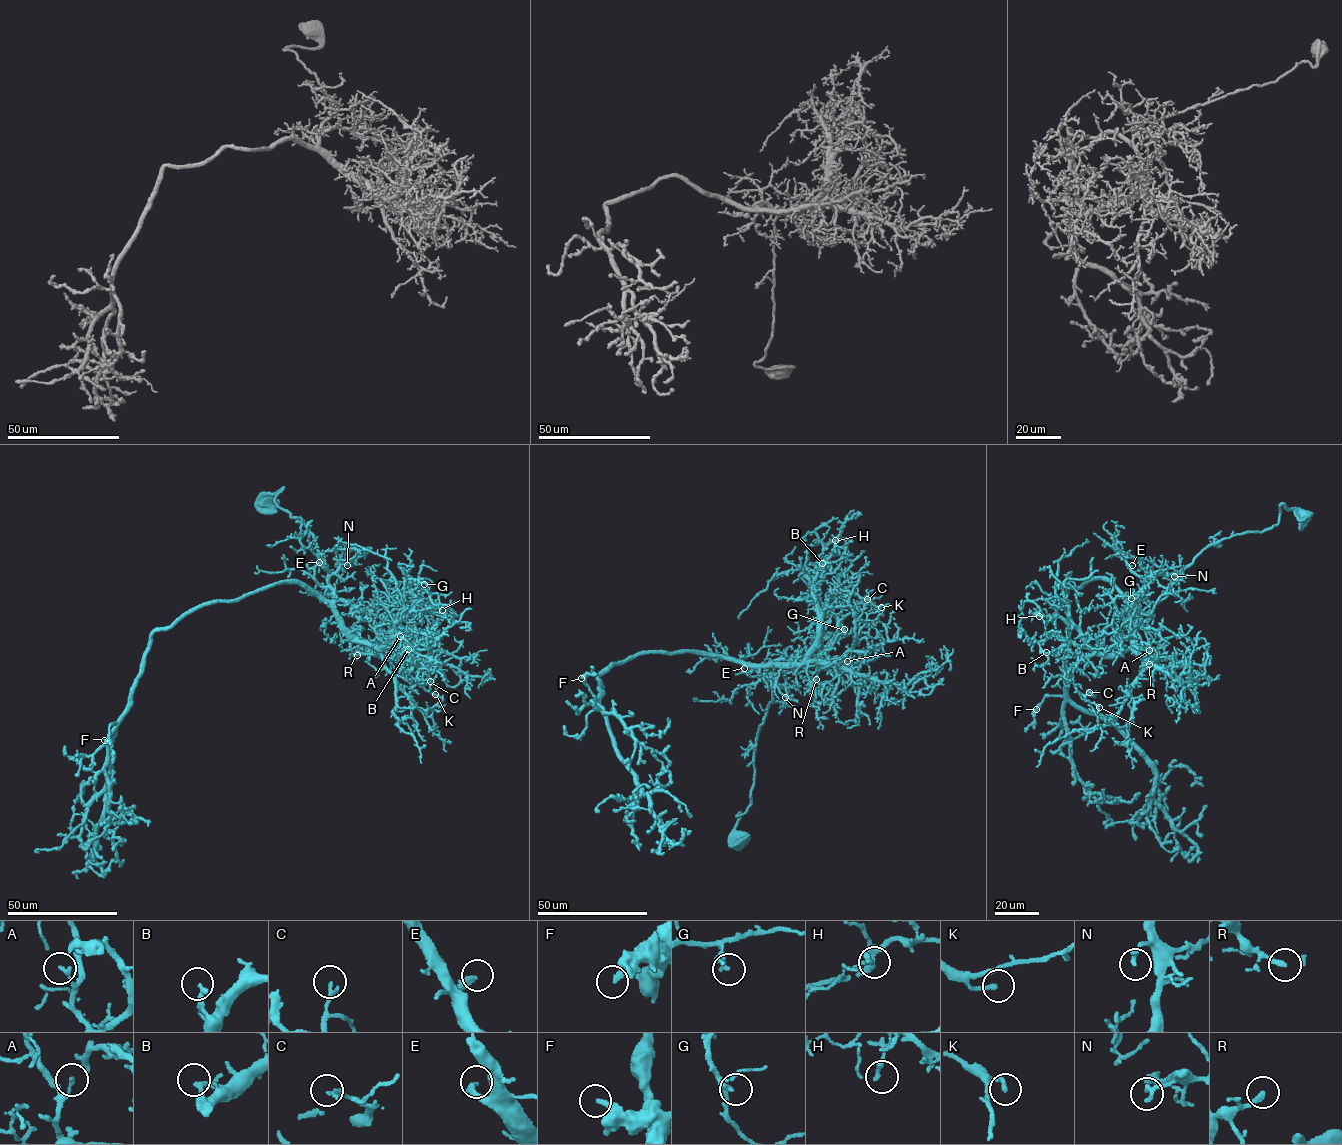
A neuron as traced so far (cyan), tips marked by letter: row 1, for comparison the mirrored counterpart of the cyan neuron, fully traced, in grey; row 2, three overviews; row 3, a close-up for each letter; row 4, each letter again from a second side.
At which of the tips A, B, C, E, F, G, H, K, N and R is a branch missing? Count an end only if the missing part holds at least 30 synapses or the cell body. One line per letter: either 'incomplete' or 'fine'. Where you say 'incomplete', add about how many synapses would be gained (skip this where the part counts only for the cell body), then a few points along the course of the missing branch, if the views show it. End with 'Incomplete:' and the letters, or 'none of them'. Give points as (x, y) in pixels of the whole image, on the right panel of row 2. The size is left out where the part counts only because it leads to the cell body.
A: fine
B: fine
C: fine
E: incomplete; about 130 synapses; missing branch runs (1132, 565), (1138, 563), (1139, 558), (1136, 558), (1126, 568), (1127, 573)
F: fine
G: fine
H: fine
K: fine
N: fine
R: fine
Incomplete: E

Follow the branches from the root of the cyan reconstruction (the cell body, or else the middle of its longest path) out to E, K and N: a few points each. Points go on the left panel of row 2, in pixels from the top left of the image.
E: (264, 501), (282, 489), (275, 503), (304, 520), (324, 560), (329, 596), (329, 572), (319, 562)
K: (264, 501), (282, 489), (275, 503), (304, 520), (342, 625), (399, 652), (435, 694)
N: (264, 501), (282, 489), (275, 503), (304, 520), (324, 560), (328, 596), (329, 578), (347, 565)

